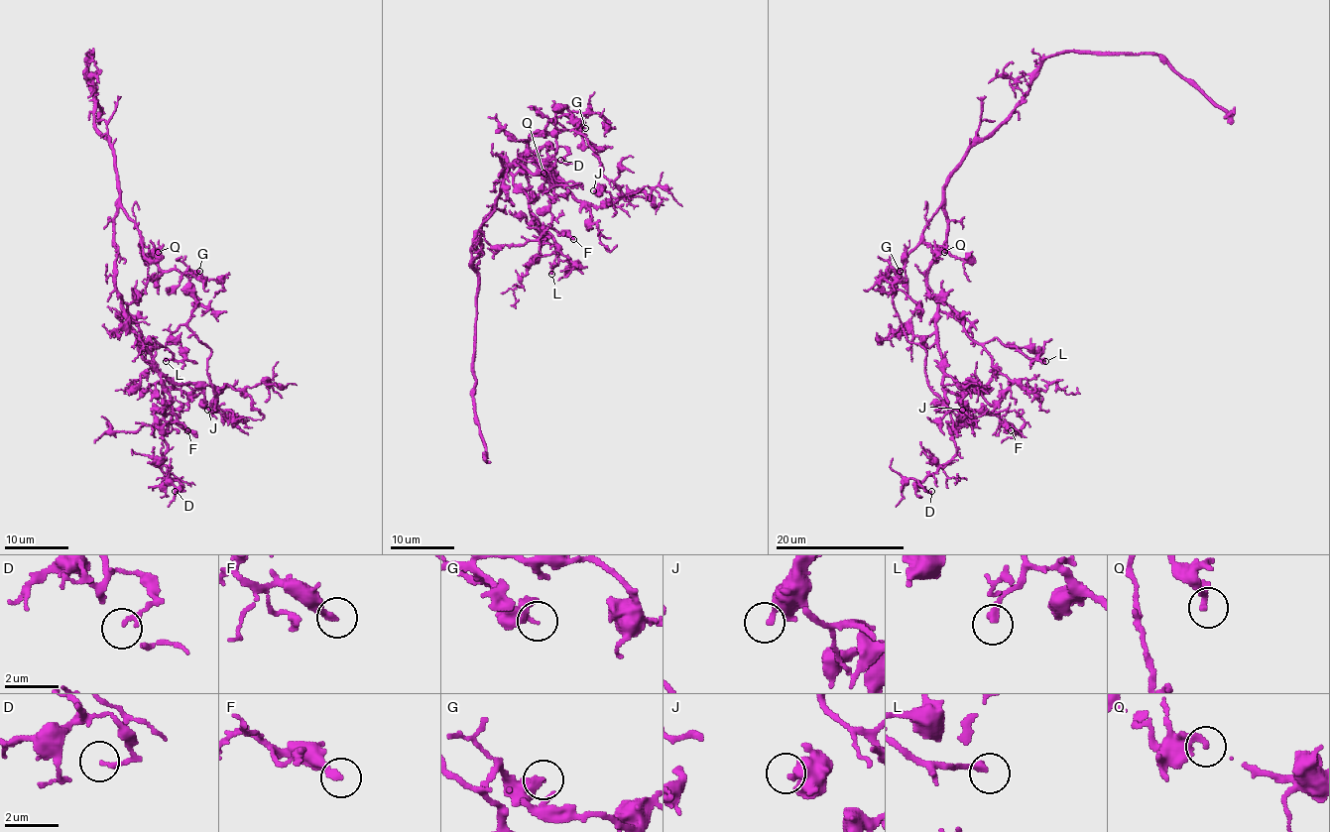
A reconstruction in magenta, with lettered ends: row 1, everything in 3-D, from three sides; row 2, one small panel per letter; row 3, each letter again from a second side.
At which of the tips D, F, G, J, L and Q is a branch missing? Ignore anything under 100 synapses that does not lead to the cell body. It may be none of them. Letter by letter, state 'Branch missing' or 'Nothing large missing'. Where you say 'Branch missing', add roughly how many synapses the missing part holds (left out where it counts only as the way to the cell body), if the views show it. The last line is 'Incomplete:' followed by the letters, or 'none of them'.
D: Nothing large missing
F: Nothing large missing
G: Nothing large missing
J: Nothing large missing
L: Nothing large missing
Q: Nothing large missing
Incomplete: none of them

